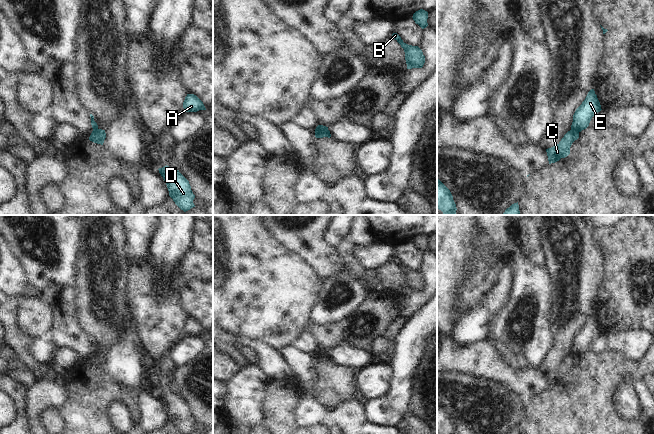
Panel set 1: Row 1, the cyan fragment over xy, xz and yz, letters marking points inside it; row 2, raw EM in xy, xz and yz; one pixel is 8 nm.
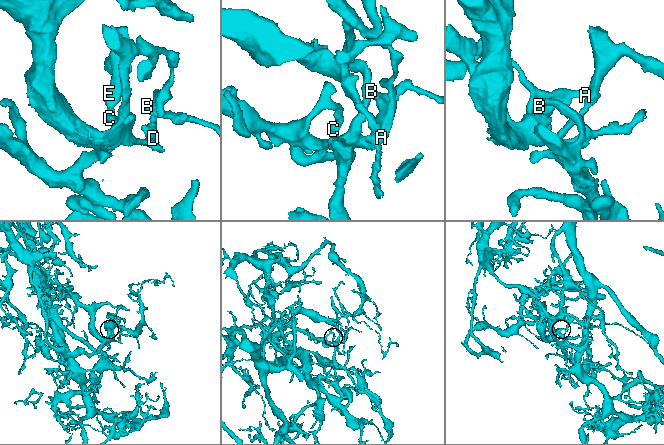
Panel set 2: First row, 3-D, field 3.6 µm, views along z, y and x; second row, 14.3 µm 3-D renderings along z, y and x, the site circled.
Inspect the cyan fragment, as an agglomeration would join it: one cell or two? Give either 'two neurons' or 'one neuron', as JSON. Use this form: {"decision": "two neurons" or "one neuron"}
{"decision": "two neurons"}

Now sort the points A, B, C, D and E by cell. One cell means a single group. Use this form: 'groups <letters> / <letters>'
groups A B C D / E

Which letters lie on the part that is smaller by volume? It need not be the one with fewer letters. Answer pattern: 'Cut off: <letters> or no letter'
Cut off: E

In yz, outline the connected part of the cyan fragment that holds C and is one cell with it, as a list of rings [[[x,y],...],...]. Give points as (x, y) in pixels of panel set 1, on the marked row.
[[[571,129],[568,131],[561,141],[551,148],[546,149],[549,164],[559,161],[570,154],[572,143],[579,138],[579,132]]]

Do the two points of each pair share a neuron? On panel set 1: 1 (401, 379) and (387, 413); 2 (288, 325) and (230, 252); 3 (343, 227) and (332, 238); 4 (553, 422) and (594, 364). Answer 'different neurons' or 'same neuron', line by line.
1: same neuron
2: same neuron
3: same neuron
4: same neuron

